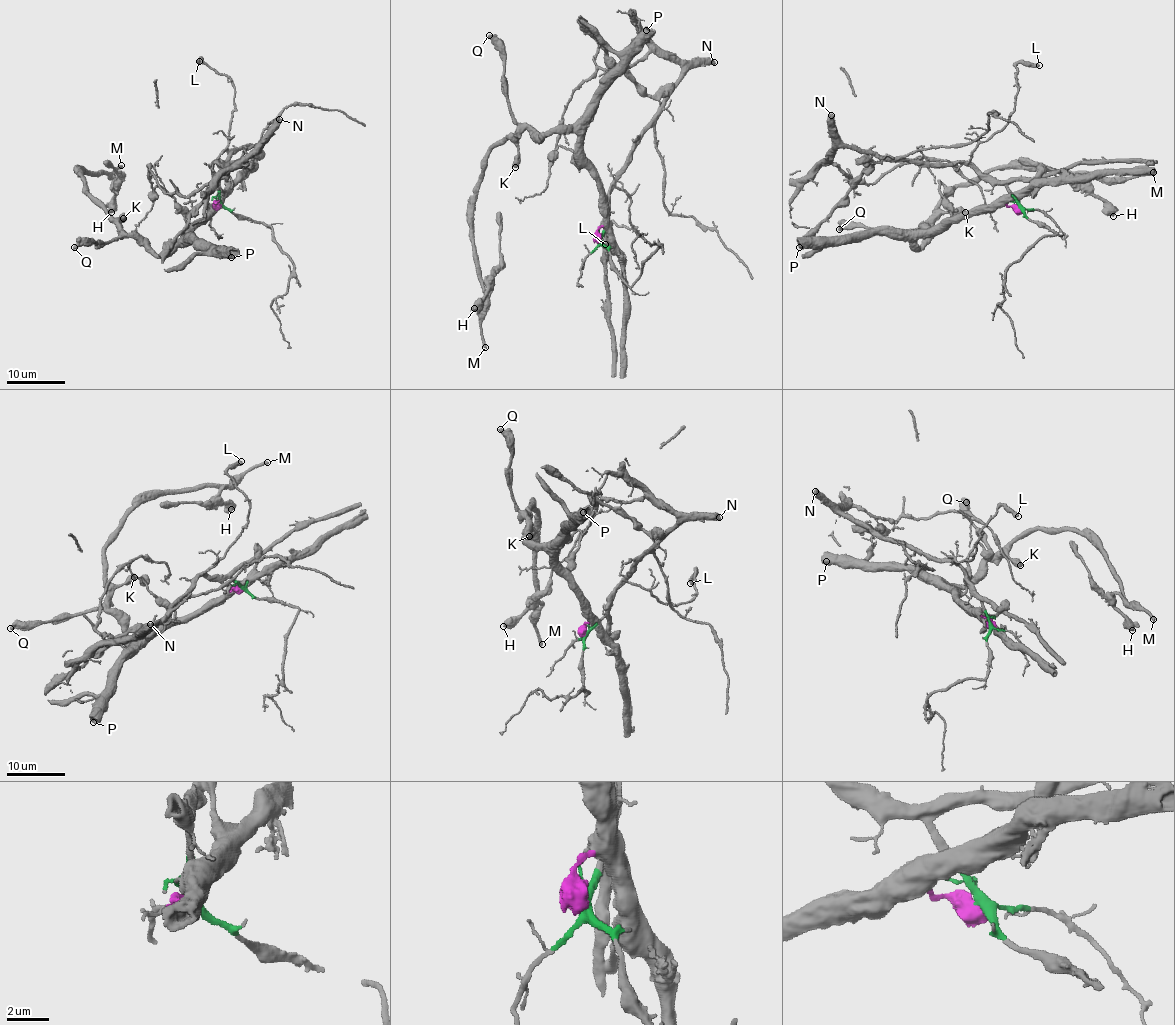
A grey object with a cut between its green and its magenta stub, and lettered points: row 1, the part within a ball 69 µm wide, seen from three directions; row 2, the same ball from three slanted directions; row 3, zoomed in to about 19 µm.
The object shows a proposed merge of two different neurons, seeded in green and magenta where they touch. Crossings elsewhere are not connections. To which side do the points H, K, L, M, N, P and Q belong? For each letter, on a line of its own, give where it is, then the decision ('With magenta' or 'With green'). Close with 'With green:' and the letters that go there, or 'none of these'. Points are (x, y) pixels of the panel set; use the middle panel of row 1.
H: Place: (474, 308). With magenta
K: Place: (515, 167). With magenta
L: Place: (605, 244). With green
M: Place: (485, 347). With magenta
N: Place: (714, 62). With green
P: Place: (646, 30). With magenta
Q: Place: (489, 35). With magenta
With green: L, N

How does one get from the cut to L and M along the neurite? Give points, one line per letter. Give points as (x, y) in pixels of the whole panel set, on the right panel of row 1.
L: (1020, 208), (1003, 184), (986, 177), (974, 165), (971, 154), (1007, 123), (1014, 110), (1016, 65), (1039, 65)
M: (1019, 208), (977, 206), (944, 218), (921, 232), (918, 246), (945, 198), (990, 170), (1107, 178), (1153, 172)

